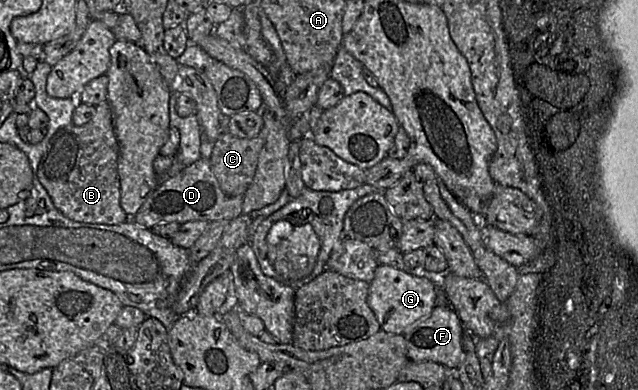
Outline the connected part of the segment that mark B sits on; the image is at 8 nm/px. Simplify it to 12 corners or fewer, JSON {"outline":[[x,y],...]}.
{"outline":[[108,102],[50,139],[35,178],[77,222],[130,220]]}

